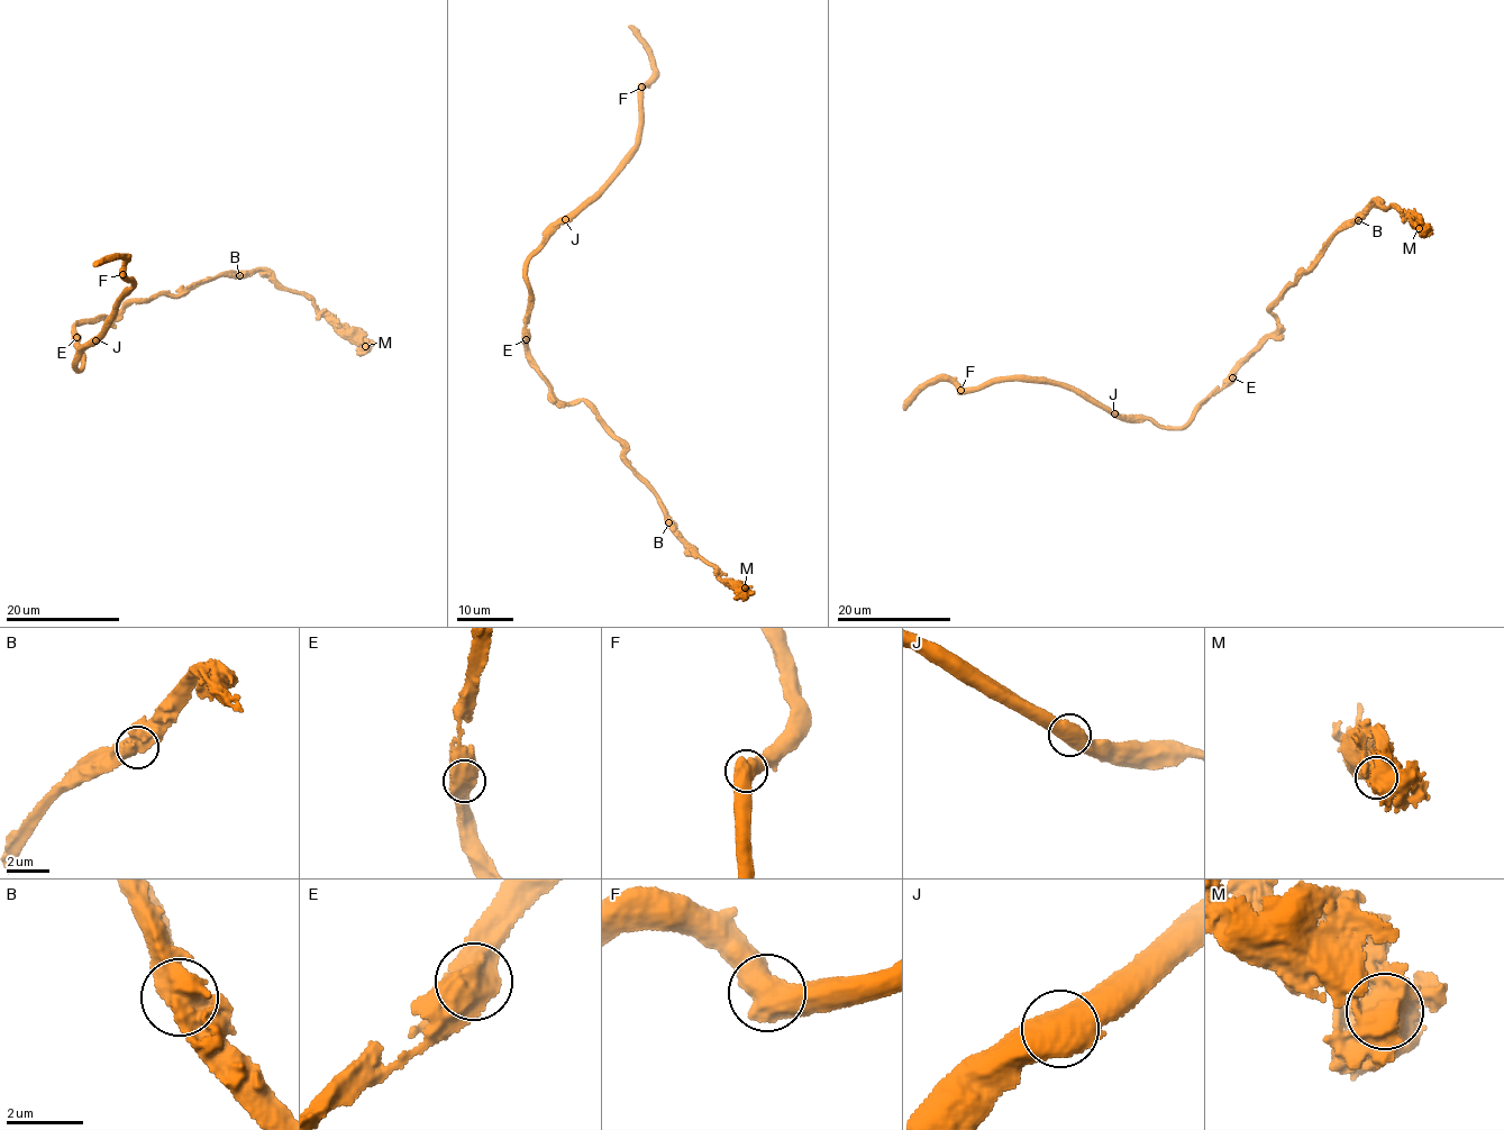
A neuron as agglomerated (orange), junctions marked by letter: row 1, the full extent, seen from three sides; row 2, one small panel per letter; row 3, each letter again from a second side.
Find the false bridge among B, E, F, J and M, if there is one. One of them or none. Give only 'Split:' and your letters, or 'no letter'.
Split: no letter

